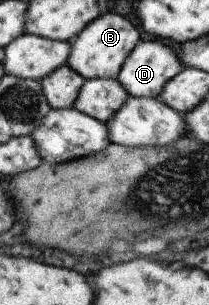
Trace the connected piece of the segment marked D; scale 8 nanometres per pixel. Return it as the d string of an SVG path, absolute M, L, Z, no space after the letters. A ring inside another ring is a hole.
M140 40L115 77L131 97L157 99L166 82L184 69L178 54L159 40Z

